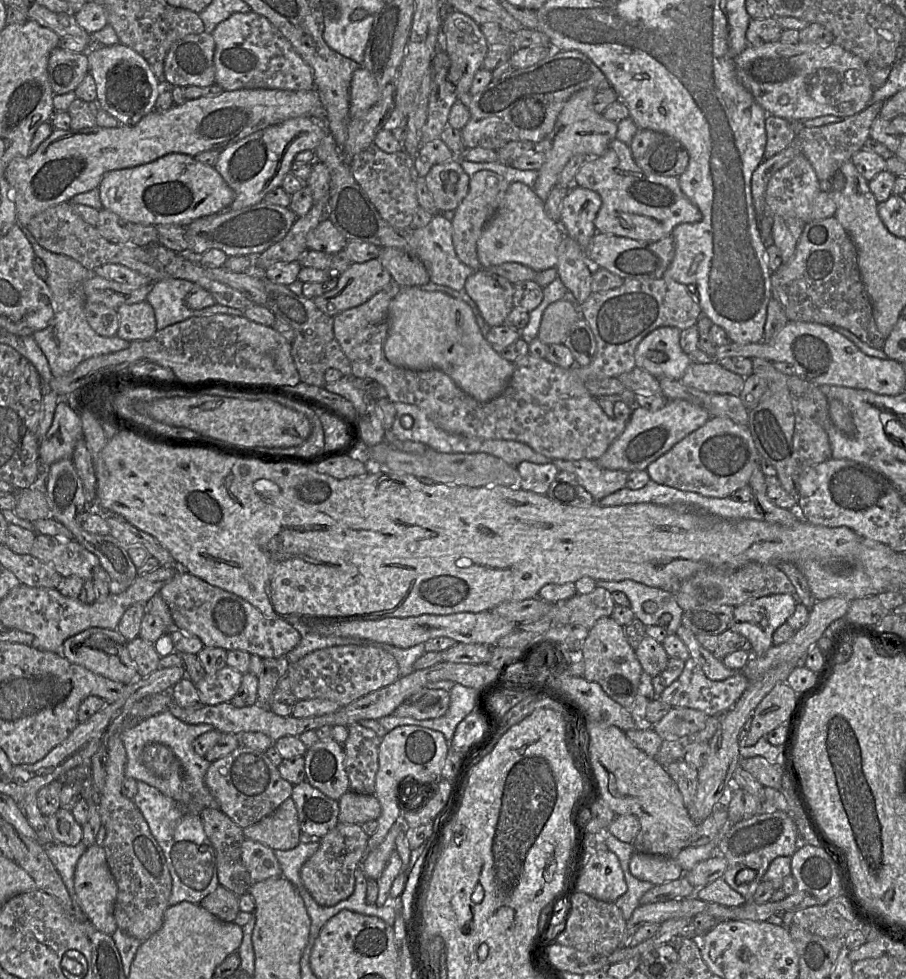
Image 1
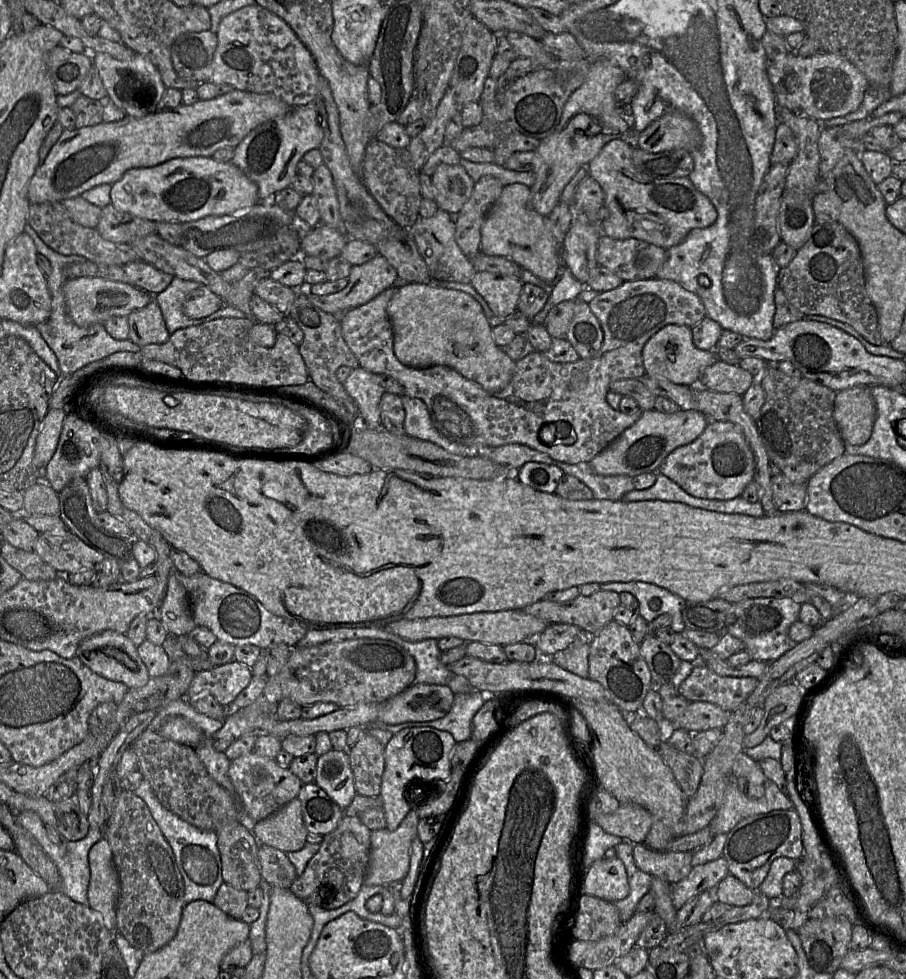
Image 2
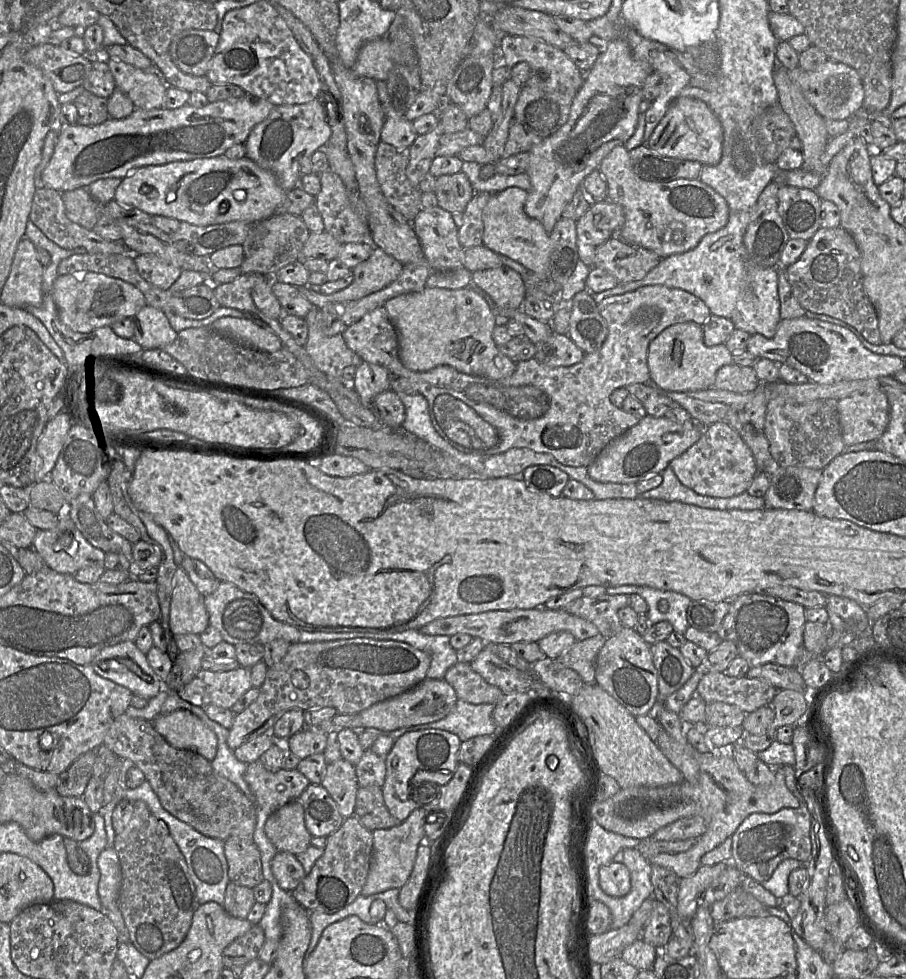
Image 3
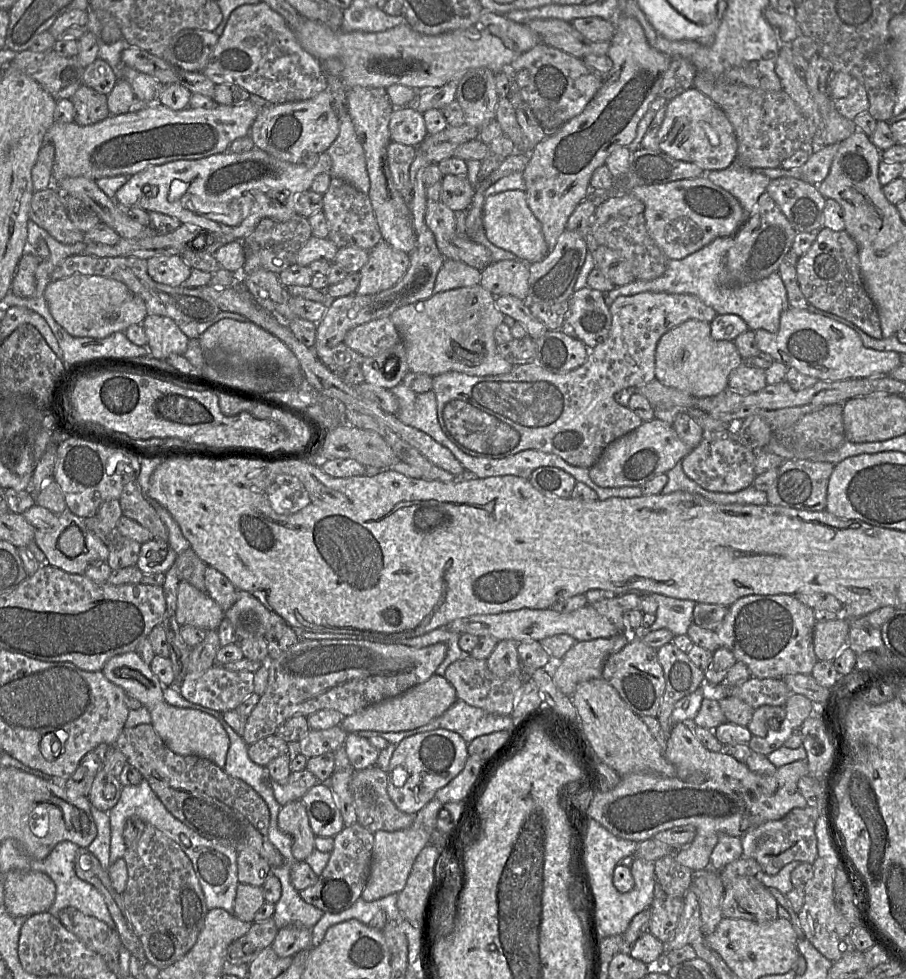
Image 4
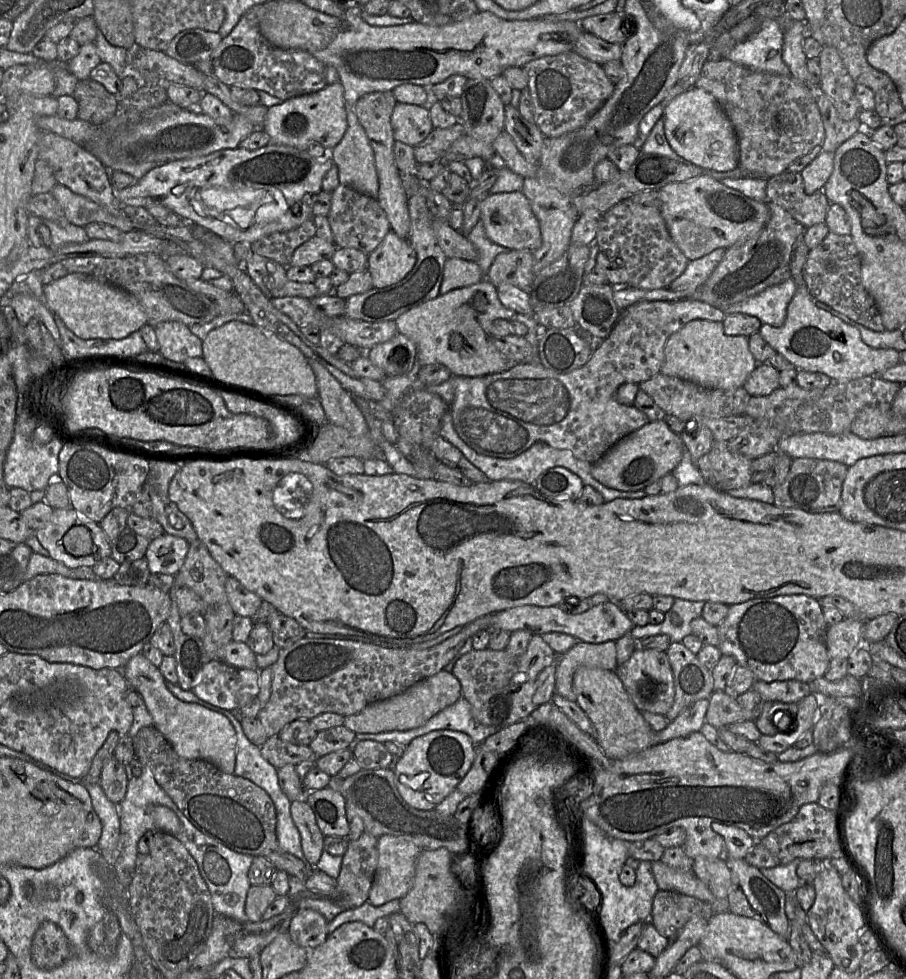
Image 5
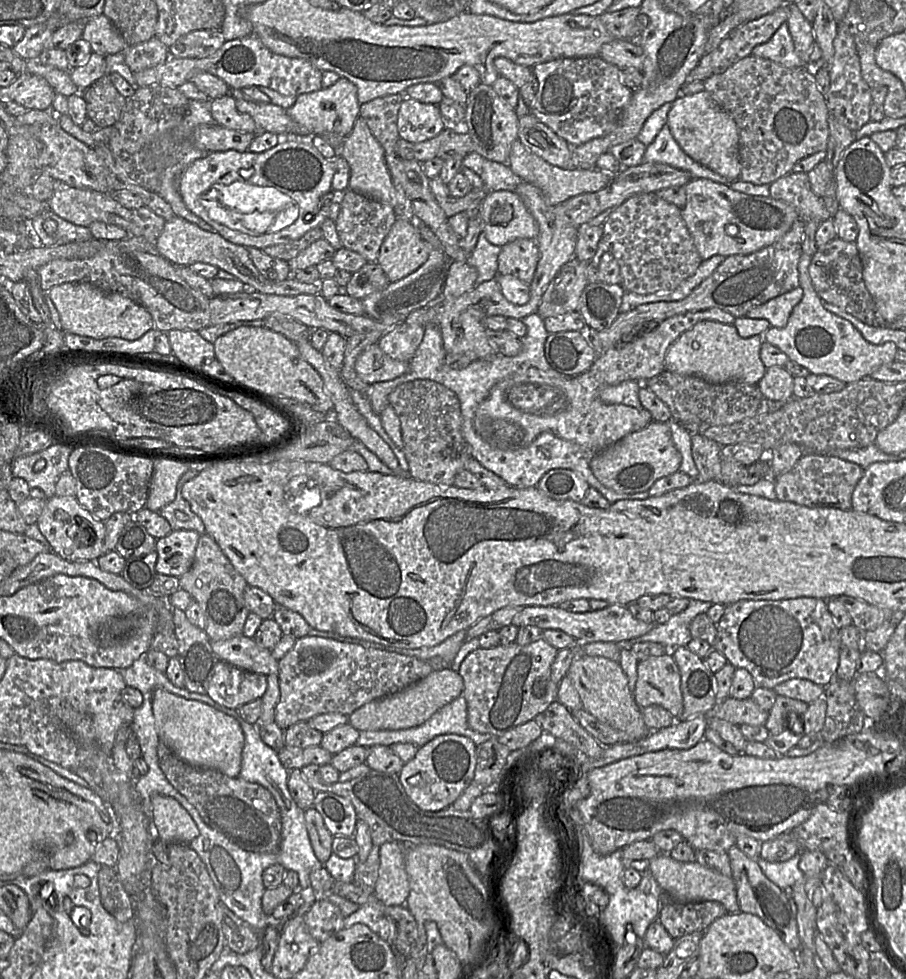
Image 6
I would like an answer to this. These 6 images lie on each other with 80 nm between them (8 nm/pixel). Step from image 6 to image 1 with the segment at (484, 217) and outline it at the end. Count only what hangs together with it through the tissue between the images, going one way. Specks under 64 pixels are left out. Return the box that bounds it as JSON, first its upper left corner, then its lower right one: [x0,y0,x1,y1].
[477,182,564,272]

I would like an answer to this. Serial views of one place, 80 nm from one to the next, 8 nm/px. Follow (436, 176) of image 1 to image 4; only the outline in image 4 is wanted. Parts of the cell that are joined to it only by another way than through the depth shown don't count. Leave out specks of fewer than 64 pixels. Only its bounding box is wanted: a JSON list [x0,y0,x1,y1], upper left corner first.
[439,175,474,212]

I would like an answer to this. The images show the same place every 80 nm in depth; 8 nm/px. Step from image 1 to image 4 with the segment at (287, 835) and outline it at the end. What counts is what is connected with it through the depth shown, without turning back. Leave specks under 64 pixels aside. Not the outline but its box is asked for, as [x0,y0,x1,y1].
[277,800,315,862]

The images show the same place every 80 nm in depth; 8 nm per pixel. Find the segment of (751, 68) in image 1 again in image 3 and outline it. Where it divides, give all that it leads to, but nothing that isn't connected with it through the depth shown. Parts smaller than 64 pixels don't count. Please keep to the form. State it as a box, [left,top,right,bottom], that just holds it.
[789,59,864,120]

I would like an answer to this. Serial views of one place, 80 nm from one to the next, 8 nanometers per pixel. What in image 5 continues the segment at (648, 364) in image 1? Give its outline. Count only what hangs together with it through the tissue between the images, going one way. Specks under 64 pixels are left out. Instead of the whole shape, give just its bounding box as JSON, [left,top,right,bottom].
[660,319,758,390]

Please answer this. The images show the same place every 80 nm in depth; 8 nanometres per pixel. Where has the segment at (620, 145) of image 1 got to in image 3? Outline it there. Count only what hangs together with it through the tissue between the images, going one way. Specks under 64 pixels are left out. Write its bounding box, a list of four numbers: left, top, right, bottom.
[598,144,729,258]

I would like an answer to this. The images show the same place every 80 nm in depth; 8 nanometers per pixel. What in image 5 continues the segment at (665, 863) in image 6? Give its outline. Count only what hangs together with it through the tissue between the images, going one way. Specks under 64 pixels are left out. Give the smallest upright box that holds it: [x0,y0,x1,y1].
[652,860,715,903]

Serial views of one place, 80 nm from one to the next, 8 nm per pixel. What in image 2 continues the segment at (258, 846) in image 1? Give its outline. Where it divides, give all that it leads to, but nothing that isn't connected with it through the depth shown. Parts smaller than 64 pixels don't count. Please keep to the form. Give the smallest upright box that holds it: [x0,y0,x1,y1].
[258,845,298,889]

